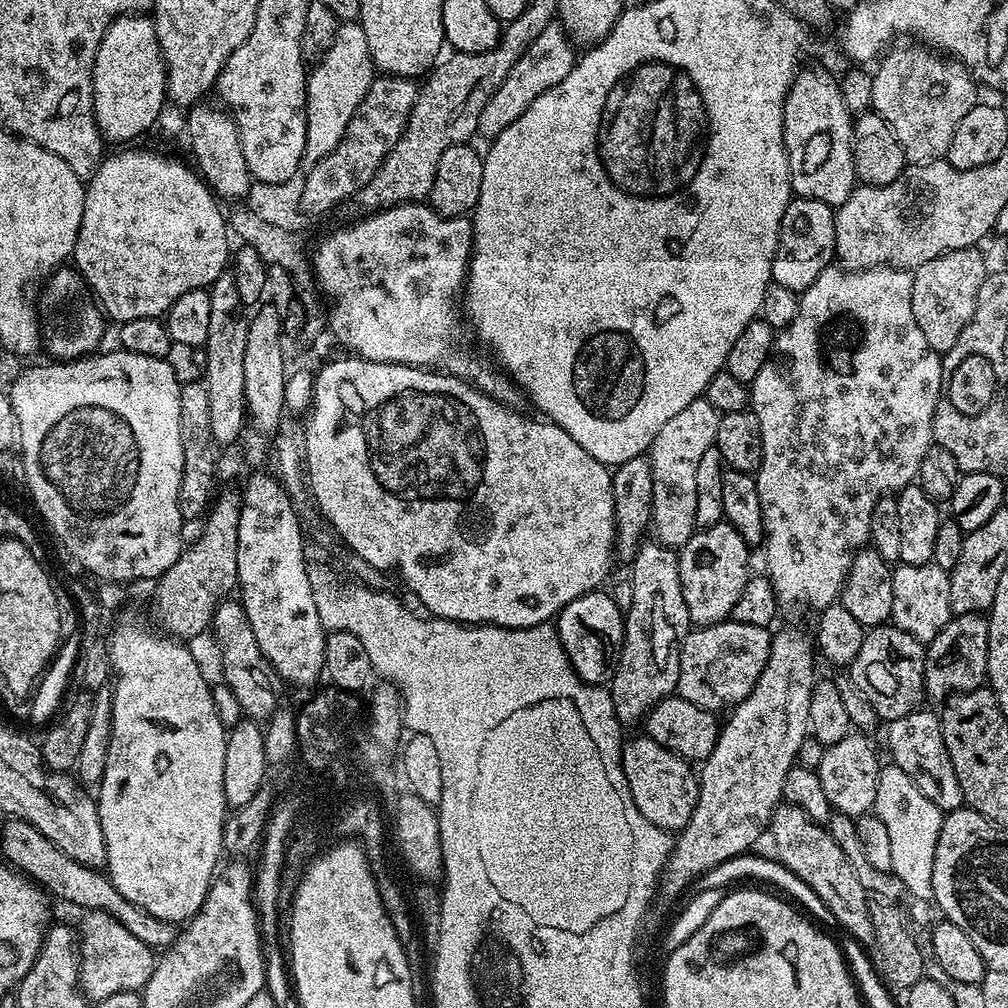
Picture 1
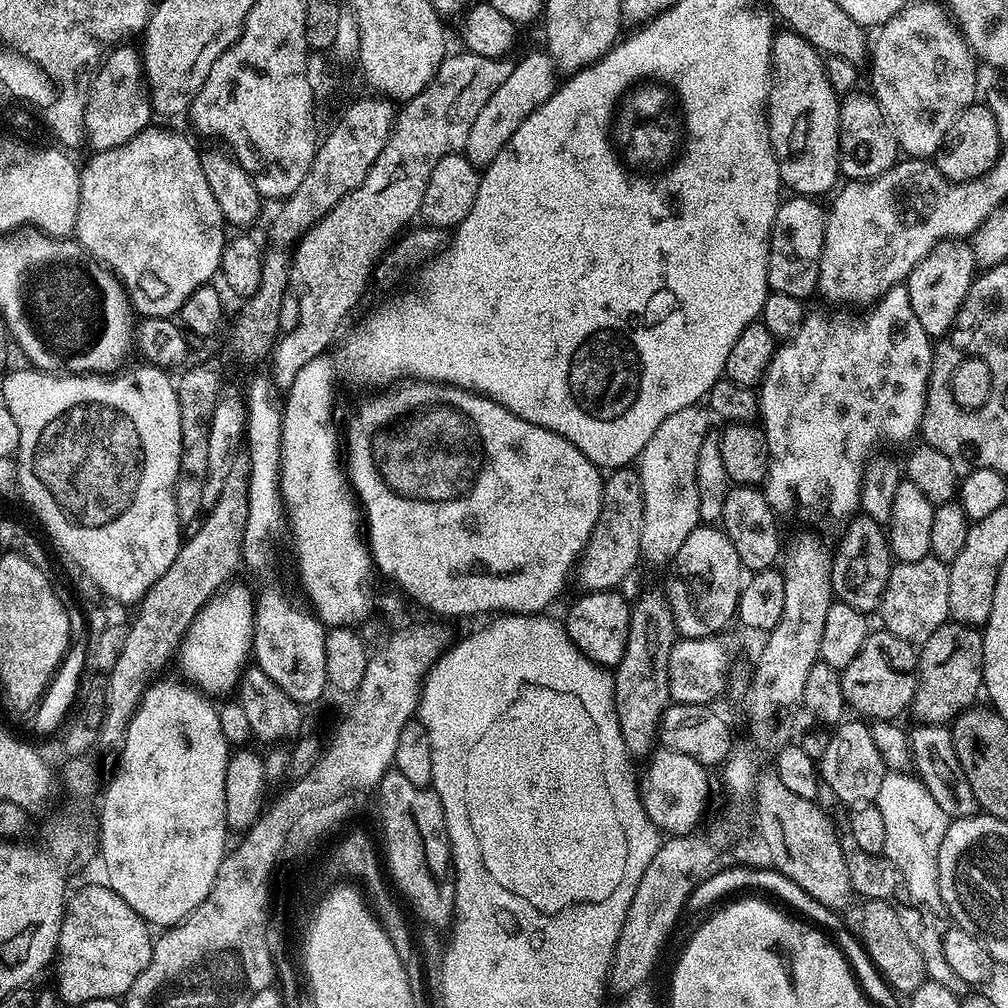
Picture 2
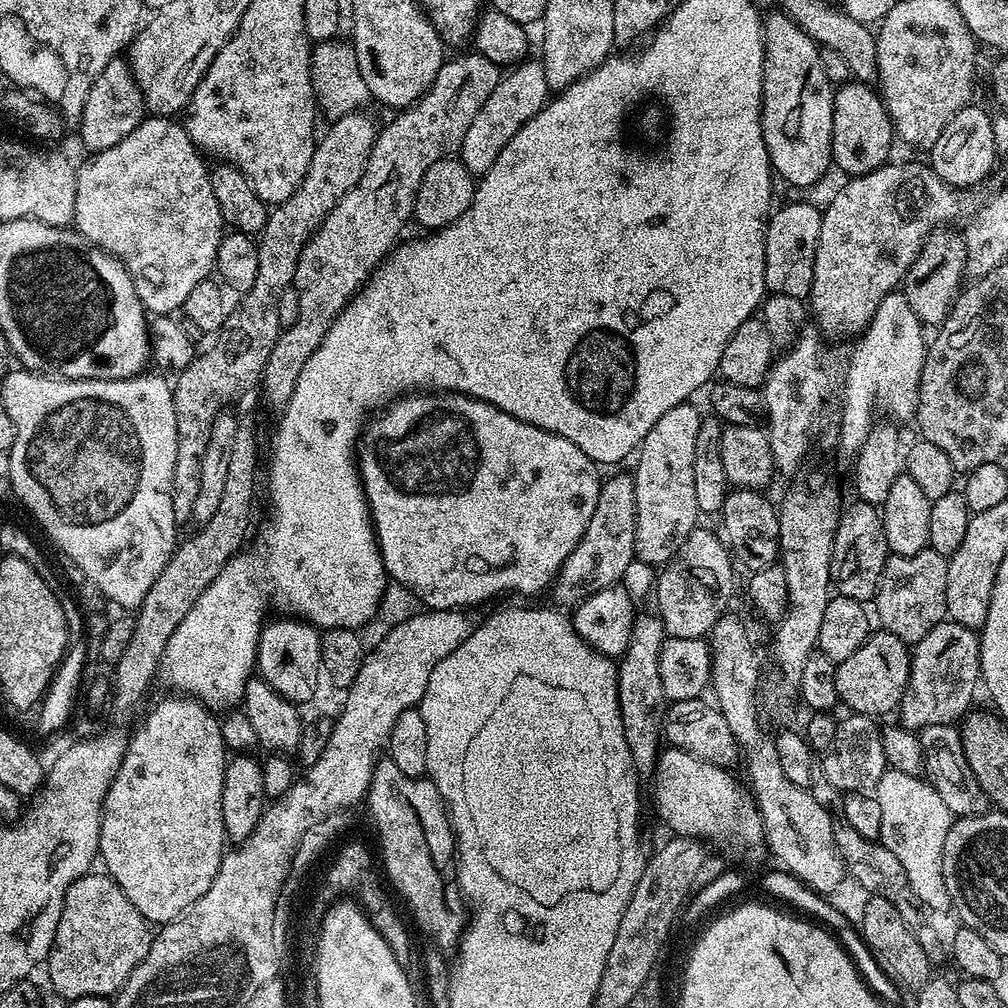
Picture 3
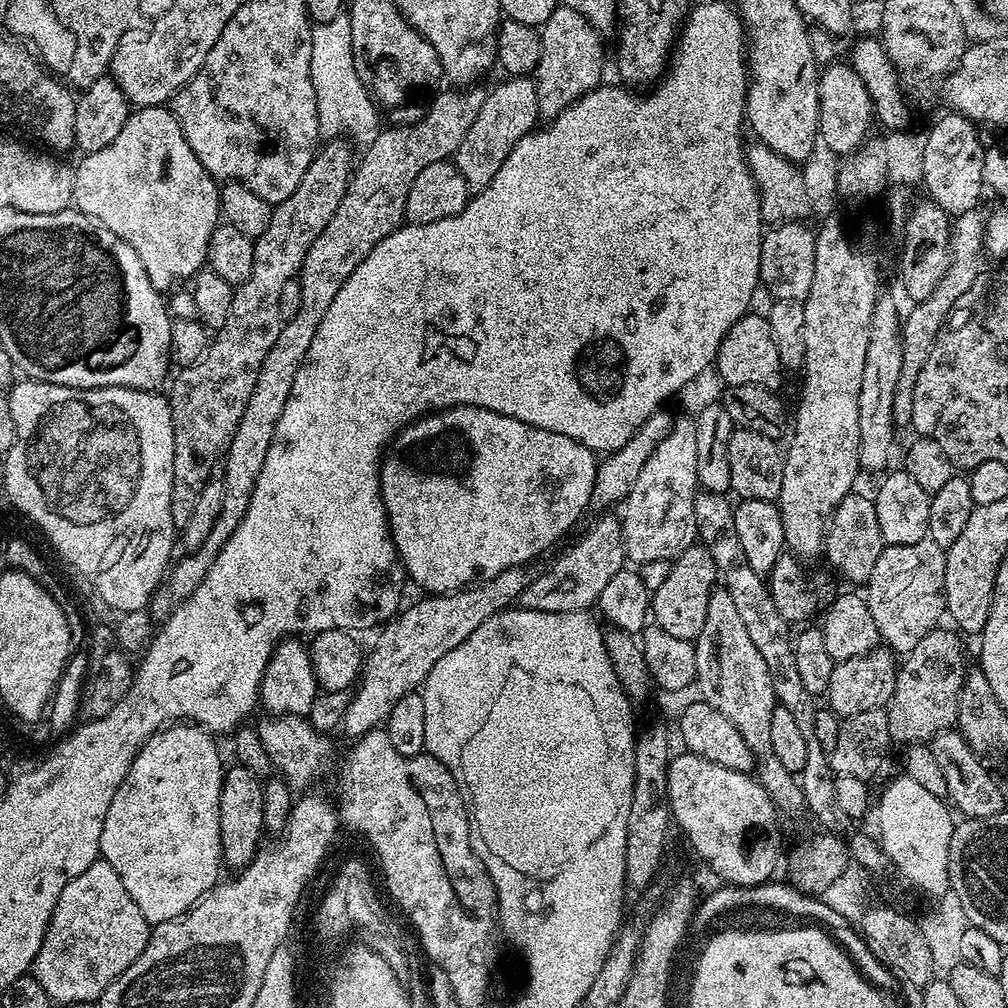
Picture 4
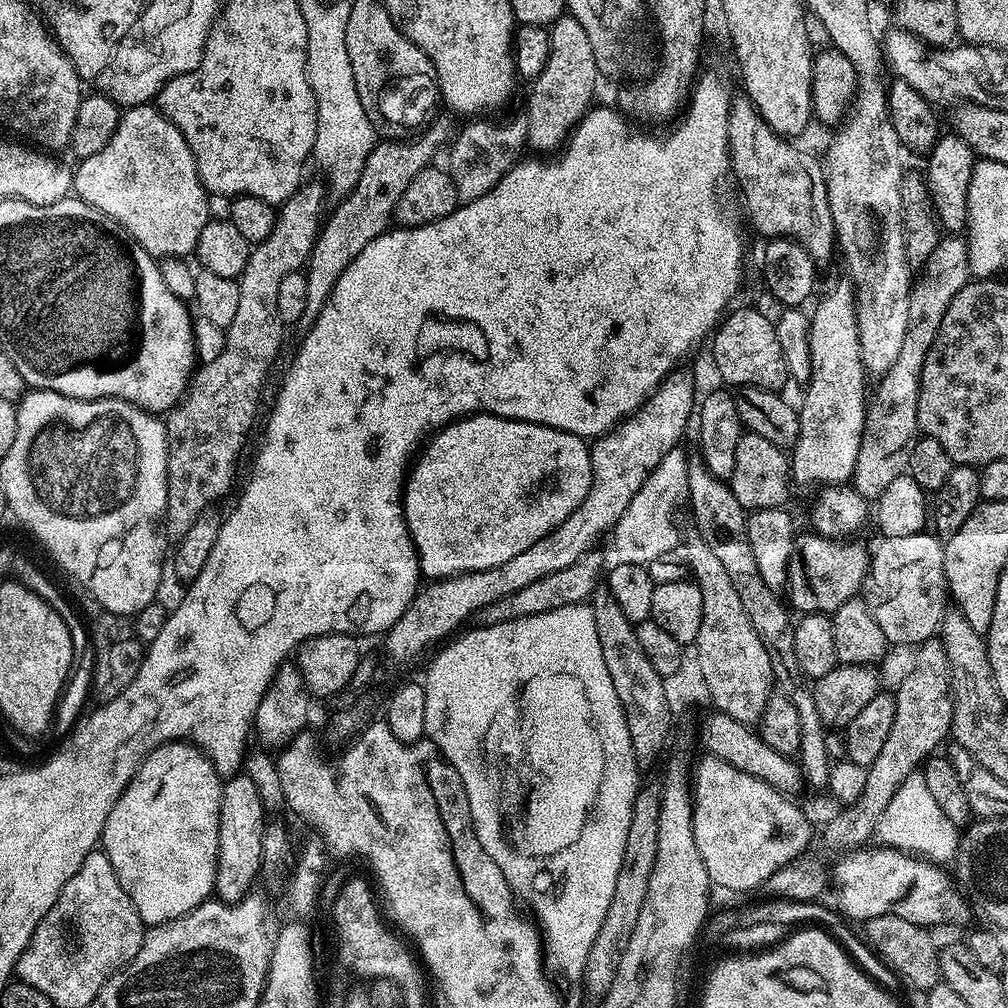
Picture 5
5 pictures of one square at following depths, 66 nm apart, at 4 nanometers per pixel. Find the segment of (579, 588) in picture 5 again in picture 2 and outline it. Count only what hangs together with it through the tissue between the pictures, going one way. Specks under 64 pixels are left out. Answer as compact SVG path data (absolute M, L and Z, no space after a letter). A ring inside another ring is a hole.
M635 467L614 468L604 481L604 498L600 518L592 538L582 557L578 570L580 580L588 592L606 592L619 589L626 574L637 571L642 553L642 520L644 518L644 494L642 478Z

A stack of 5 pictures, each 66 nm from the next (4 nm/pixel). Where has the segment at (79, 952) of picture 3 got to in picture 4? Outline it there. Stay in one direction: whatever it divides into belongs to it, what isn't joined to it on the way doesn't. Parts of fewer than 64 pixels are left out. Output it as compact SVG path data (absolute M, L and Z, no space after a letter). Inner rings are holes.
M97 858L78 878L66 882L66 890L58 898L58 906L54 906L54 914L48 923L46 934L42 938L42 946L32 963L31 975L46 990L46 994L57 1005L70 1006L74 1002L86 1002L91 1005L146 950L150 925L148 919L134 906L134 898L126 894L126 886L122 886L122 878L114 866L110 866L103 858Z

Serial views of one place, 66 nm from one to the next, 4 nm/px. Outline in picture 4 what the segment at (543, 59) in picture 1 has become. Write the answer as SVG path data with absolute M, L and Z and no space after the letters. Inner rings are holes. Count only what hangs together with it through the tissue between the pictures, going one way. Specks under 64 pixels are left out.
M526 76L504 78L493 92L485 95L482 110L478 110L478 118L474 118L470 130L466 130L466 138L462 138L462 146L458 146L454 157L456 169L466 178L469 193L475 194L490 186L502 162L510 158L510 150L537 127L540 119L535 79Z

